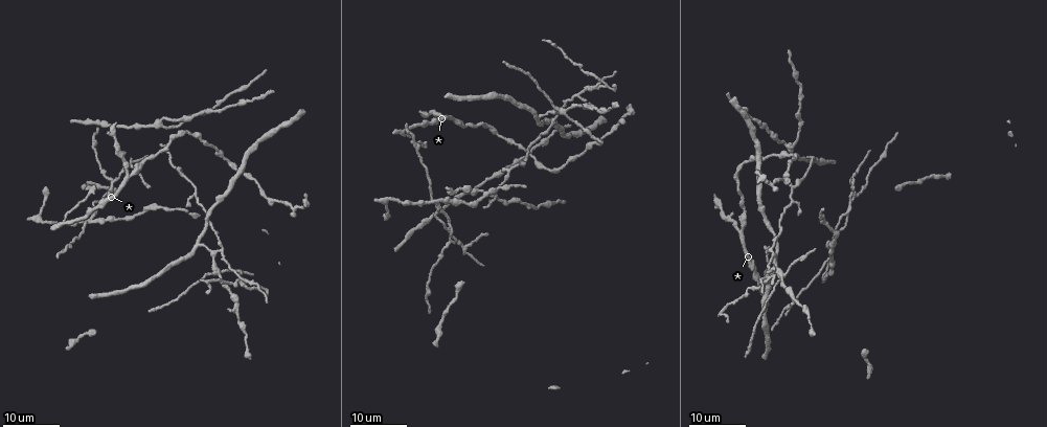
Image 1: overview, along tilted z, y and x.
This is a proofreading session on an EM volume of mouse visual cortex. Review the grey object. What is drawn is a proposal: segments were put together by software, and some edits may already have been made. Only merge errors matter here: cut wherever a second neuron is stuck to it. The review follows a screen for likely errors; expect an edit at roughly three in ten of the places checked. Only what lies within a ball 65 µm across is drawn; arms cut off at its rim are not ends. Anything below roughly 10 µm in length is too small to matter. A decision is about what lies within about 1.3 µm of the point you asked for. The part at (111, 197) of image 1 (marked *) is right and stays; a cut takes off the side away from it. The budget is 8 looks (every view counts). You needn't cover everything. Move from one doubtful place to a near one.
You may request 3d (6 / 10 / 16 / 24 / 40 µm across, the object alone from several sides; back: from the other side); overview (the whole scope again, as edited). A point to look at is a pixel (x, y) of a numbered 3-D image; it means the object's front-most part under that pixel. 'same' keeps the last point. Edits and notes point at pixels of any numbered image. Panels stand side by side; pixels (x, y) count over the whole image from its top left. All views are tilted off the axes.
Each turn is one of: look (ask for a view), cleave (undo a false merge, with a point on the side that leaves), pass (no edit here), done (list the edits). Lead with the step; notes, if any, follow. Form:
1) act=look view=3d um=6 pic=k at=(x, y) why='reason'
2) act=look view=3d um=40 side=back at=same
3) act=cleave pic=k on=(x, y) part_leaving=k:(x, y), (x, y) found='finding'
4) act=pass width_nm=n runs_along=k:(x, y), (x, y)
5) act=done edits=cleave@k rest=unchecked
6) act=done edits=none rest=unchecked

act=look view=3d um=16 pic=1 at=(195, 244) why='a fork'

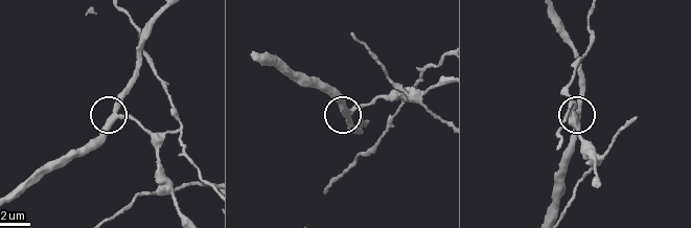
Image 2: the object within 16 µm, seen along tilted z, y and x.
act=look view=3d um=6 pic=2 at=(112, 110) why='closer look'

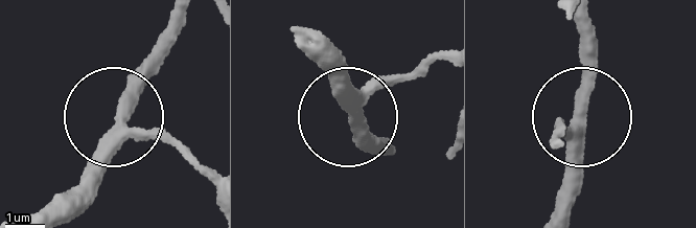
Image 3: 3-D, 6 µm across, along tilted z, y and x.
act=pass arms=3 runs_along=3:(554, 135), (582, 101), (592, 23) found='continuous, no second neuron'

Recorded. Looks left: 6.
act=look view=3d um=16 pic=1 at=(561, 110) why='side arm on a straight run'

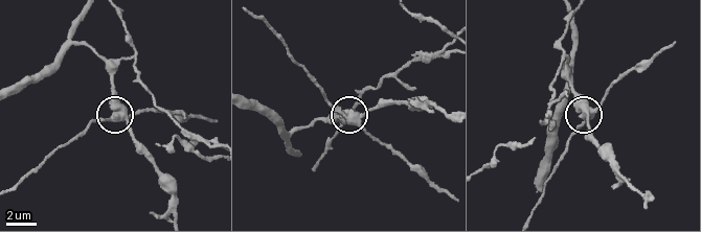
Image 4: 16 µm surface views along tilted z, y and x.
act=look view=3d um=10 pic=4 at=(349, 118)

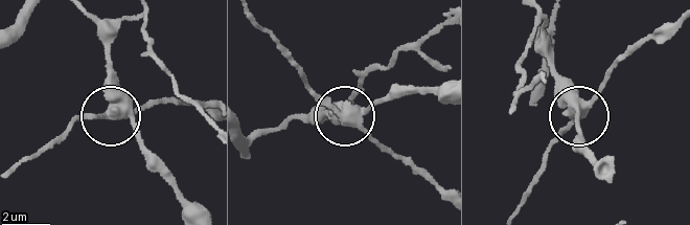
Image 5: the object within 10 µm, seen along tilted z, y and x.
act=cleave pic=5 on=(88, 114) side_arm_um=18 arms=3 found='a second neuron is stuck on'

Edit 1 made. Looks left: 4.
act=look view=overview

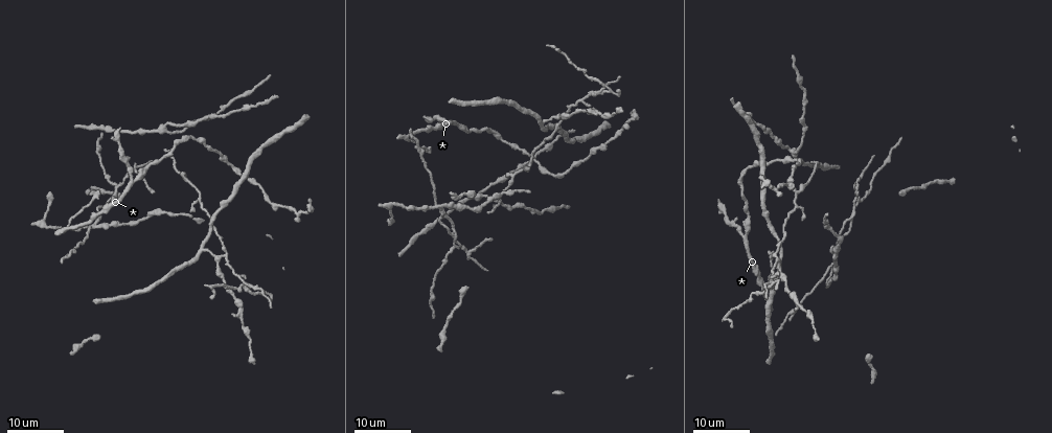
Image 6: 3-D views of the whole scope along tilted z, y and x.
act=look view=3d um=24 pic=6 at=(778, 259) why='a fork'

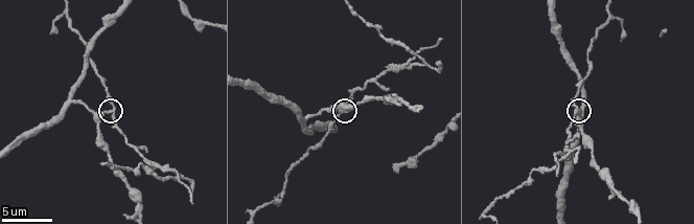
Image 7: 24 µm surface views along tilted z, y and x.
act=look view=3d um=6 pic=7 at=(112, 109)

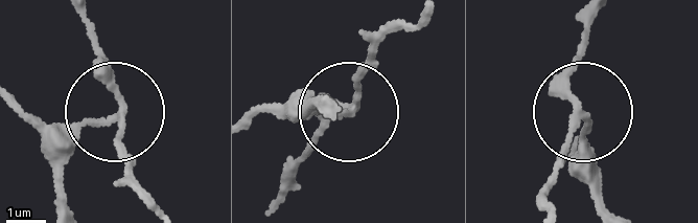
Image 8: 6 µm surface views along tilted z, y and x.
act=cleave pic=8 on=(95, 62) part_leaving=8:(118, 111), (89, 18) found='two neurons meet here'

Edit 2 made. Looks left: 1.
act=done edits=cleave@5,cleave@8 rest=unchecked

